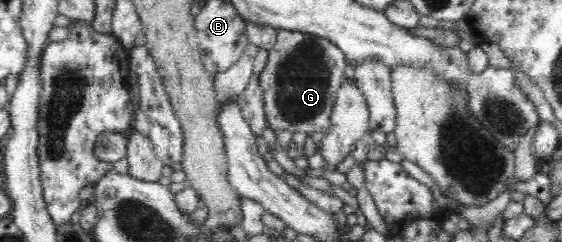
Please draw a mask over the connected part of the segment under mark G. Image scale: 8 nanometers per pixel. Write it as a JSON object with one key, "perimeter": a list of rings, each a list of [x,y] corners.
{"perimeter":[[[277,28],[276,43],[259,75],[264,90],[264,111],[268,127],[275,131],[301,131],[310,135],[330,127],[336,90],[346,81],[346,55],[326,38],[301,31]]]}

